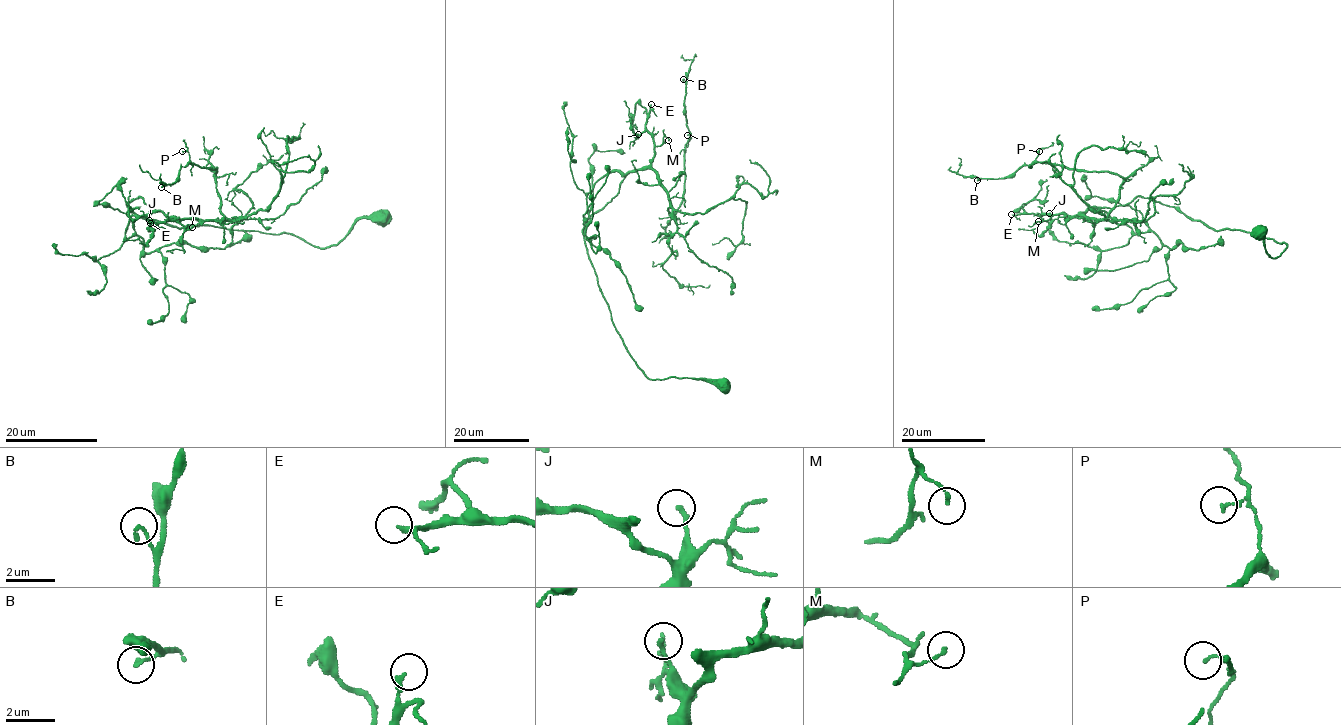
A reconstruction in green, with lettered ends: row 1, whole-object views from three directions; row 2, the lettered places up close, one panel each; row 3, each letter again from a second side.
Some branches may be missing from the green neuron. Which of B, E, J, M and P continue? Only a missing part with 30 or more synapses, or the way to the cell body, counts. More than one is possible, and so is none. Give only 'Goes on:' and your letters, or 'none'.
Goes on: E

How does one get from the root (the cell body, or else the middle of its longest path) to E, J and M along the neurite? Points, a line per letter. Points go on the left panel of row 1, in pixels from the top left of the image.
E: (381, 216), (317, 248), (284, 232), (169, 226), (131, 212), (131, 200), (179, 220), (150, 223)
J: (381, 216), (324, 248), (284, 232), (169, 226), (129, 202), (179, 220), (153, 229), (149, 220)
M: (381, 216), (317, 248), (284, 232), (169, 226), (127, 205), (142, 198), (192, 227)

